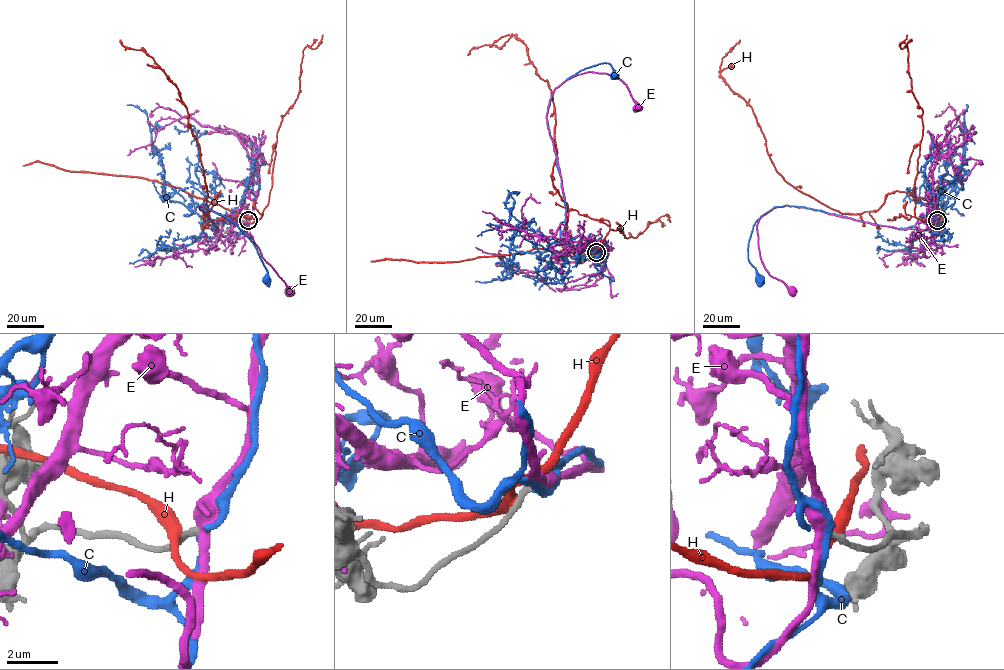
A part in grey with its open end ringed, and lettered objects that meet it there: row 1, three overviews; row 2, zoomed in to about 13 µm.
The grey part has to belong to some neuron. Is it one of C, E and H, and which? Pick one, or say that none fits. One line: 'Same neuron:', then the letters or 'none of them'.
Same neuron: C

